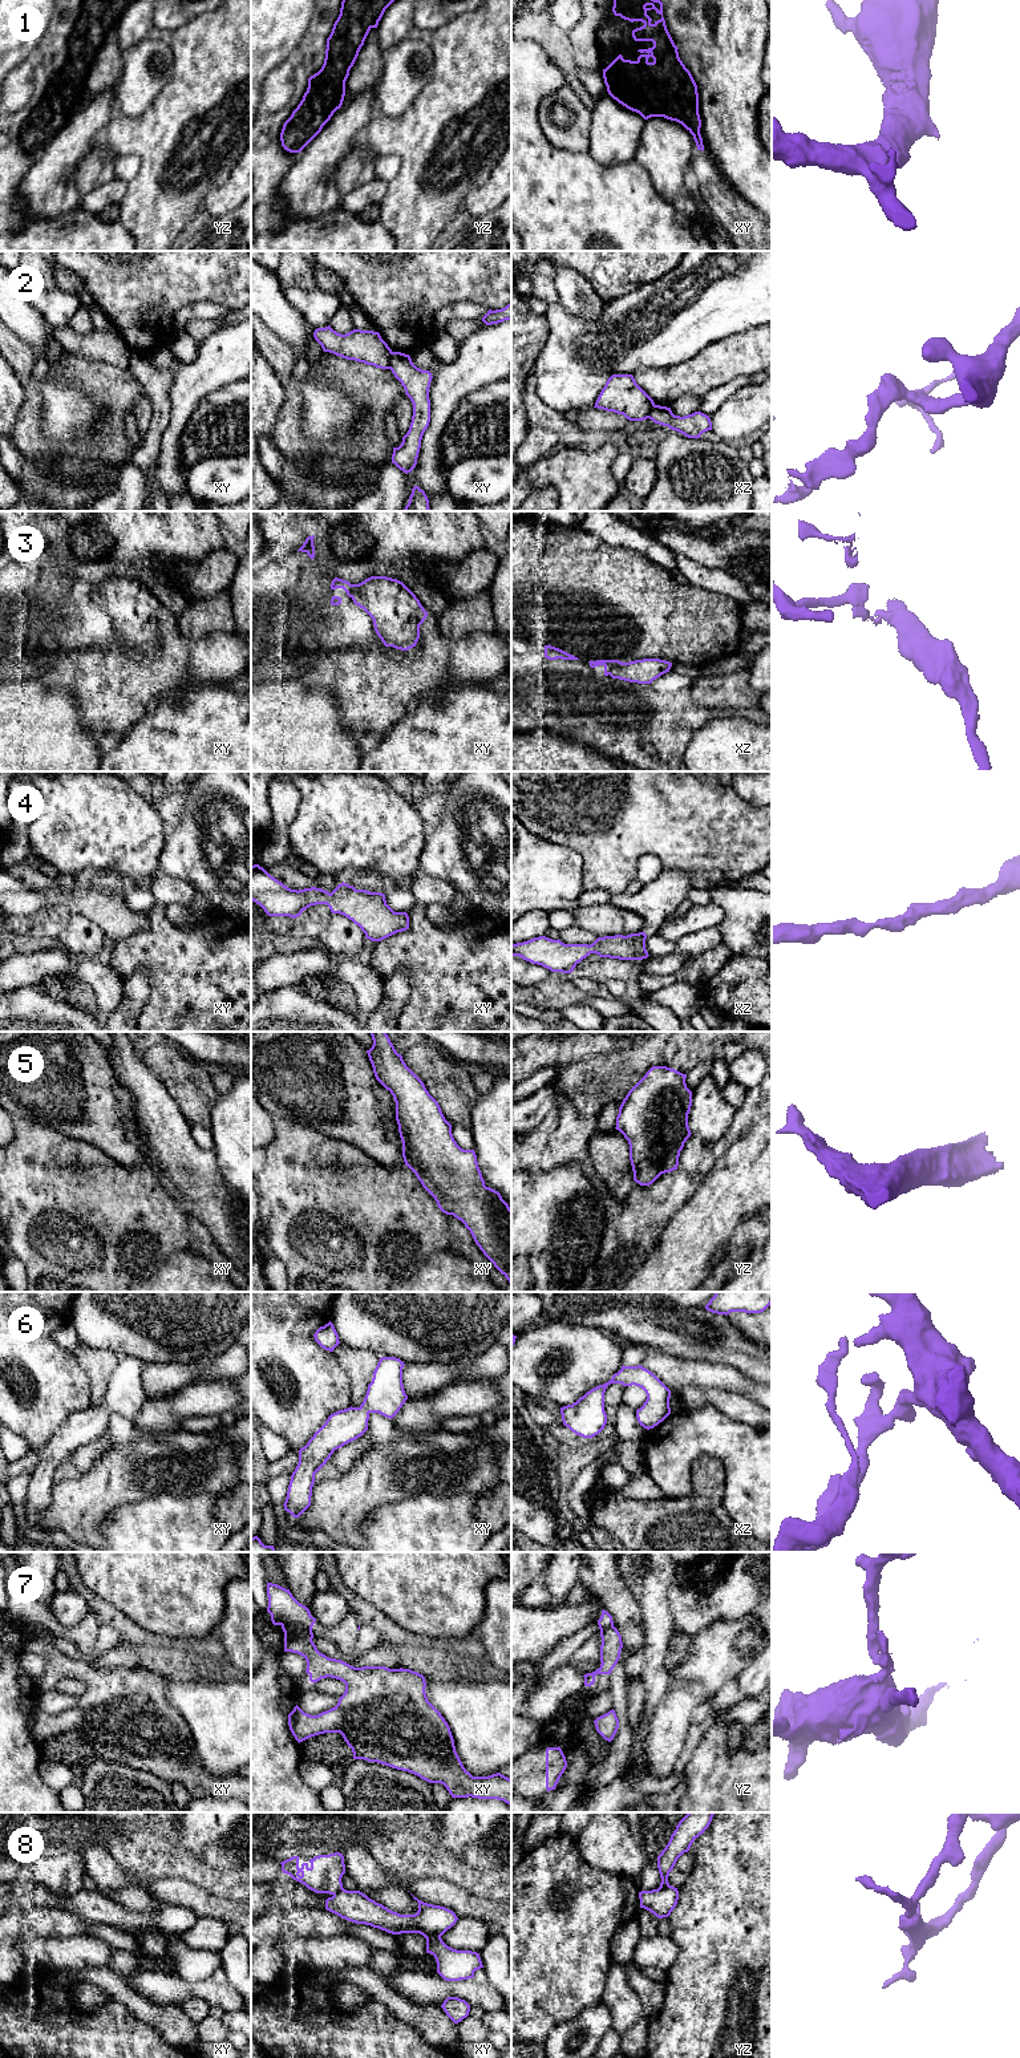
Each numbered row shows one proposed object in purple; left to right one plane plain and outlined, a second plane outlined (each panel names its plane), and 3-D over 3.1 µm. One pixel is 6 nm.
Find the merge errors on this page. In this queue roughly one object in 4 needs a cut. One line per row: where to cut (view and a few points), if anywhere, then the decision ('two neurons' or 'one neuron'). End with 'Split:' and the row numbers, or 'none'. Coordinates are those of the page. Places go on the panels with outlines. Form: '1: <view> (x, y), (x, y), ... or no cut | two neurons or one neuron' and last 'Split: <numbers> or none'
1: no cut | one neuron
2: xy (392, 352), (388, 368) | two neurons
3: xz (624, 663), (608, 673) | two neurons
4: no cut | one neuron
5: no cut | one neuron
6: no cut | one neuron
7: xy (282, 1624), (302, 1625), (311, 1632) | two neurons
8: yz (668, 1883), (659, 1888) | two neurons
Split: 2, 3, 7, 8

